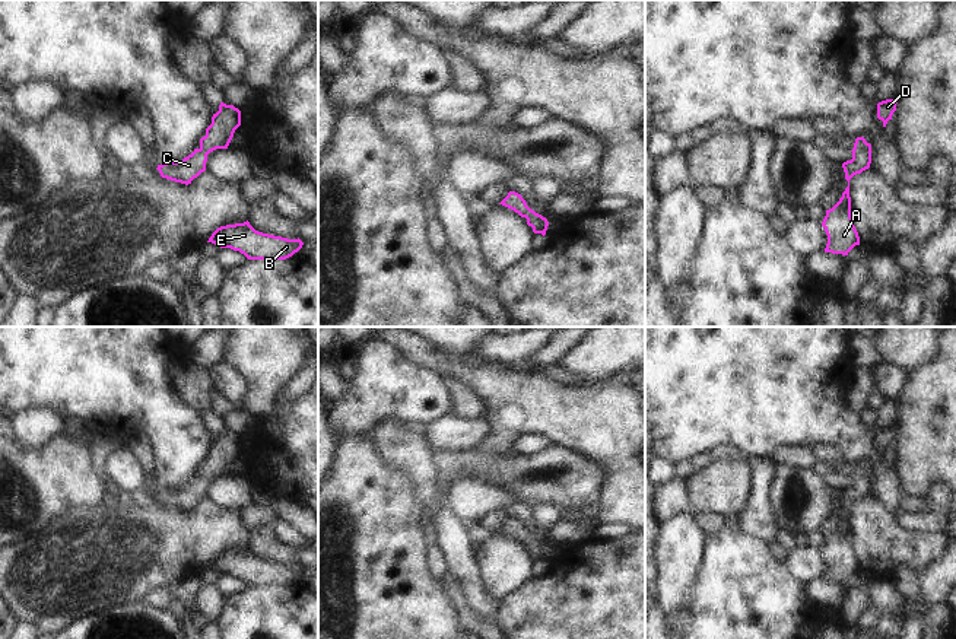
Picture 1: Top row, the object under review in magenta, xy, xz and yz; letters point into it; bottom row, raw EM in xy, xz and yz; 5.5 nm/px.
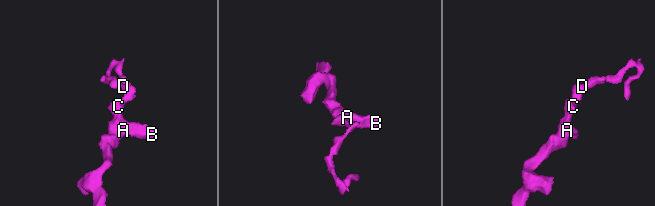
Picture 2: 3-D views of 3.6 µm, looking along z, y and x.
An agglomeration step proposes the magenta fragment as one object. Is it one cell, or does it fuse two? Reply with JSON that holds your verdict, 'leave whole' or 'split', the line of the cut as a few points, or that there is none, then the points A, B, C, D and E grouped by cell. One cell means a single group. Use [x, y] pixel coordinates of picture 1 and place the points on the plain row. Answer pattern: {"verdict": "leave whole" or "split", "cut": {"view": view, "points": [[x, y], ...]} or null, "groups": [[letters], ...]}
{"verdict": "leave whole", "cut": null, "groups": [["A", "B", "C", "D", "E"]]}

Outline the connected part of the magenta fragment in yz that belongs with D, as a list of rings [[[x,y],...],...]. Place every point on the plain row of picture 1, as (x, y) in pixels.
[[[898,425],[886,426],[877,430],[877,445],[883,448],[883,454],[886,454],[889,446],[892,446],[892,442],[896,438],[896,430]]]

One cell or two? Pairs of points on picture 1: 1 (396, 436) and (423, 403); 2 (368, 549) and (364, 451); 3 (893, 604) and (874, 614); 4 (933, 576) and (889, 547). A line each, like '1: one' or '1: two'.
1: two
2: one
3: one
4: two

